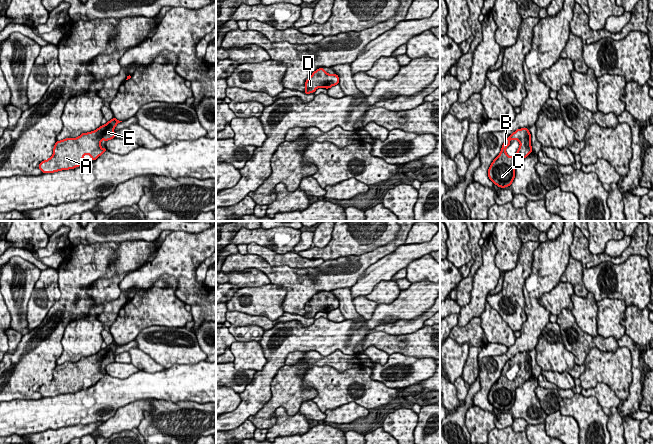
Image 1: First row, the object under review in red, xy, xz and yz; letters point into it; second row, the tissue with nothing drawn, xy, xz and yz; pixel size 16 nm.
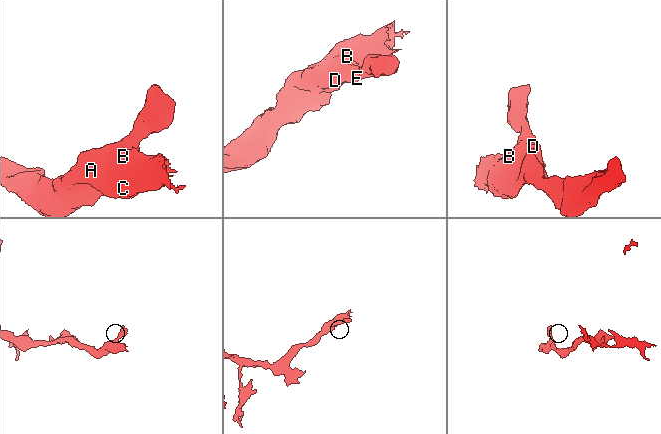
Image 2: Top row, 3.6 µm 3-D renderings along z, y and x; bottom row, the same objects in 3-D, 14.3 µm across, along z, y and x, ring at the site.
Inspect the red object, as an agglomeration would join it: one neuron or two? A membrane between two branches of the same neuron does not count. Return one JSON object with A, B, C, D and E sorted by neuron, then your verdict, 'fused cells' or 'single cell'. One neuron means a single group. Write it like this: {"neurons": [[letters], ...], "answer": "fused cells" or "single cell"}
{"neurons": [["A", "B", "C", "D", "E"]], "answer": "single cell"}

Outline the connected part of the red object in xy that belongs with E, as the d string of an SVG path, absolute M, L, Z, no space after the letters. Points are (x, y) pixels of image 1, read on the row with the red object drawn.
M113 117L105 125L98 129L82 133L77 138L66 138L56 141L53 148L53 155L39 164L42 173L54 173L61 170L74 169L83 165L83 156L89 154L92 161L107 151L106 147L101 148L101 141L108 141L115 138L114 128L122 121Z

